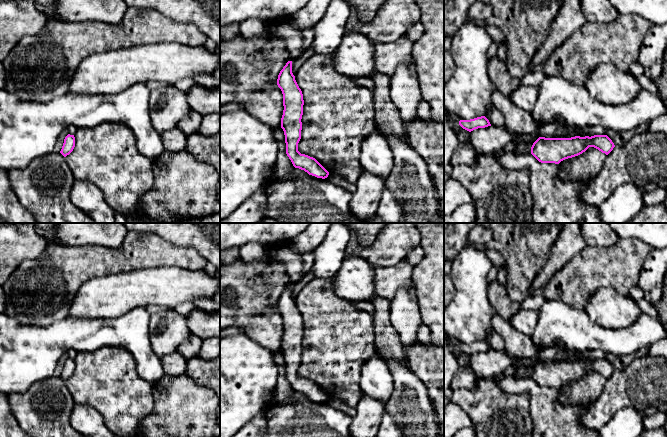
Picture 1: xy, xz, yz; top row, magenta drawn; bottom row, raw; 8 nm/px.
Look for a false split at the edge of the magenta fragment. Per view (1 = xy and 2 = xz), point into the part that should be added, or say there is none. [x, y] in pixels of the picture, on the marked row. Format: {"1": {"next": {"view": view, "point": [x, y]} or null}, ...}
{"1": {"next": null}, "2": {"next": null}}

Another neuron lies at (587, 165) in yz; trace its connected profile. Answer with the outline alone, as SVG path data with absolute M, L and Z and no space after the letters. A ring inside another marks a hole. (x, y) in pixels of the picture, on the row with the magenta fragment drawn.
M594 147L559 163L561 180L584 181L596 177L603 168L607 155Z

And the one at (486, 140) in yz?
M488 126L470 132L470 143L478 154L491 154L502 151L510 142L515 140L516 134L505 126Z

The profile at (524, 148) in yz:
M534 142L517 143L513 151L521 154L531 154L531 147L533 143Z

